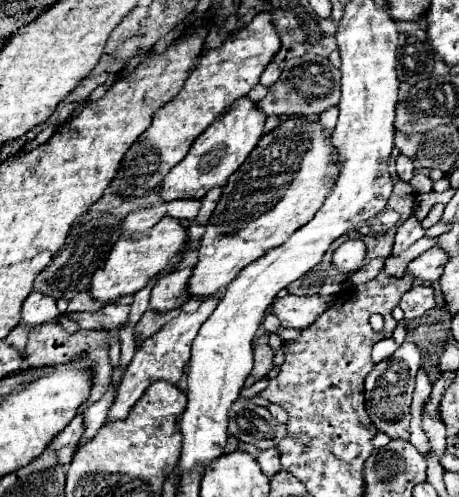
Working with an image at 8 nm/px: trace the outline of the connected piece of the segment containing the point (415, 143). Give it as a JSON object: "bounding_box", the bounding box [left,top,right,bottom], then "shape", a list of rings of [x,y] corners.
{"bounding_box":[396,132,422,158],"shape":[[[396,132],[396,148],[398,148],[404,156],[408,156],[408,158],[414,158],[414,154],[418,152],[420,140],[422,140],[422,134],[406,136],[406,134],[402,134],[402,132]]]}

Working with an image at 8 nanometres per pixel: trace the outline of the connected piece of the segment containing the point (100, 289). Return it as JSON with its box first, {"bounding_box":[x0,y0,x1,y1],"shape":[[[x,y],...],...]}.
{"bounding_box":[90,216,188,304],"shape":[[[164,216],[156,226],[152,226],[150,232],[142,234],[140,238],[120,238],[112,252],[108,254],[108,260],[102,268],[96,270],[90,282],[90,292],[96,300],[110,304],[120,296],[136,294],[140,288],[148,284],[150,278],[160,274],[166,268],[172,268],[176,262],[180,262],[182,252],[186,250],[188,242],[188,226],[182,220],[176,220],[172,216]]]}

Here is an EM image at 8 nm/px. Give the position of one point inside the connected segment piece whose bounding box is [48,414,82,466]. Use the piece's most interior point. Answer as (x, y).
(63, 445)

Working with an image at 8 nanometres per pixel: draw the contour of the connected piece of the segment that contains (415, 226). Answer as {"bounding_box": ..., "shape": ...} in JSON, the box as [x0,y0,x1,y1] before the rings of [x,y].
{"bounding_box":[392,214,424,256],"shape":[[[412,214],[396,232],[396,242],[394,242],[394,248],[392,248],[392,254],[398,256],[402,254],[404,250],[408,250],[416,240],[420,240],[424,236],[424,228],[420,226],[420,222],[416,220],[416,216]]]}

